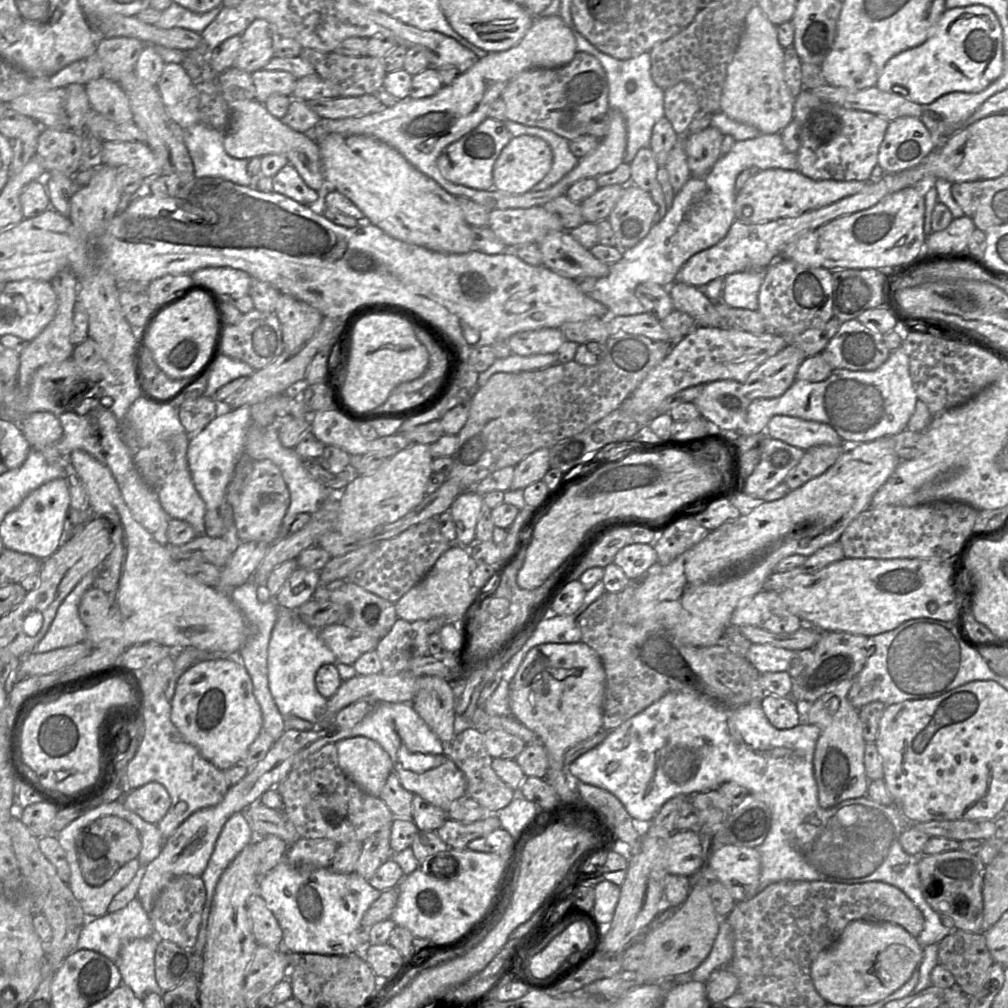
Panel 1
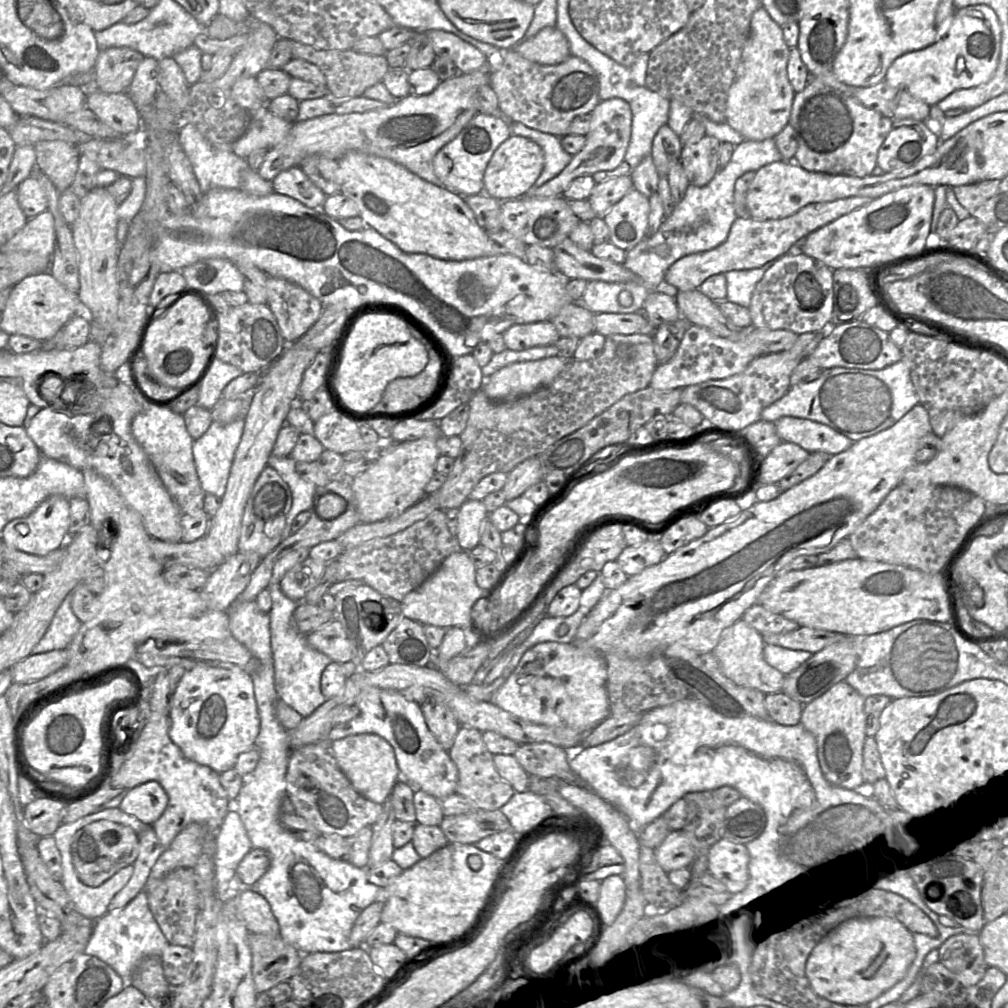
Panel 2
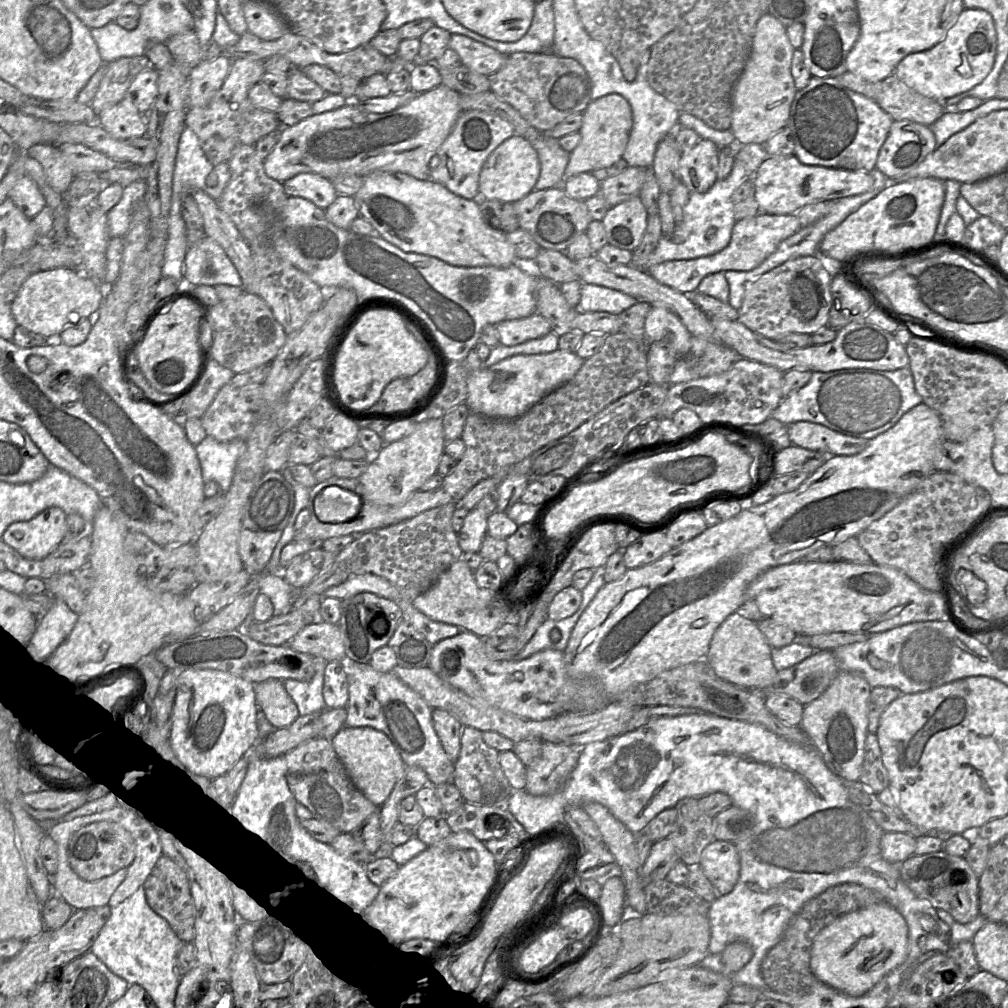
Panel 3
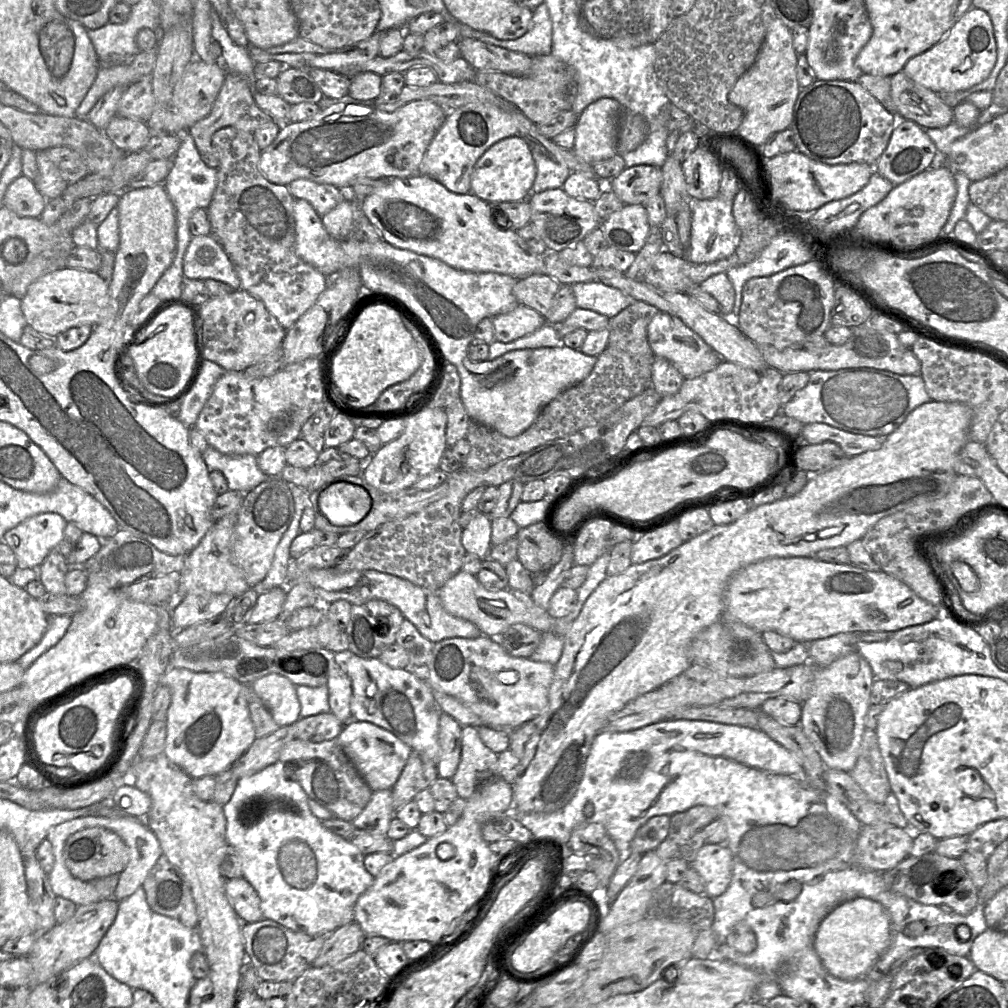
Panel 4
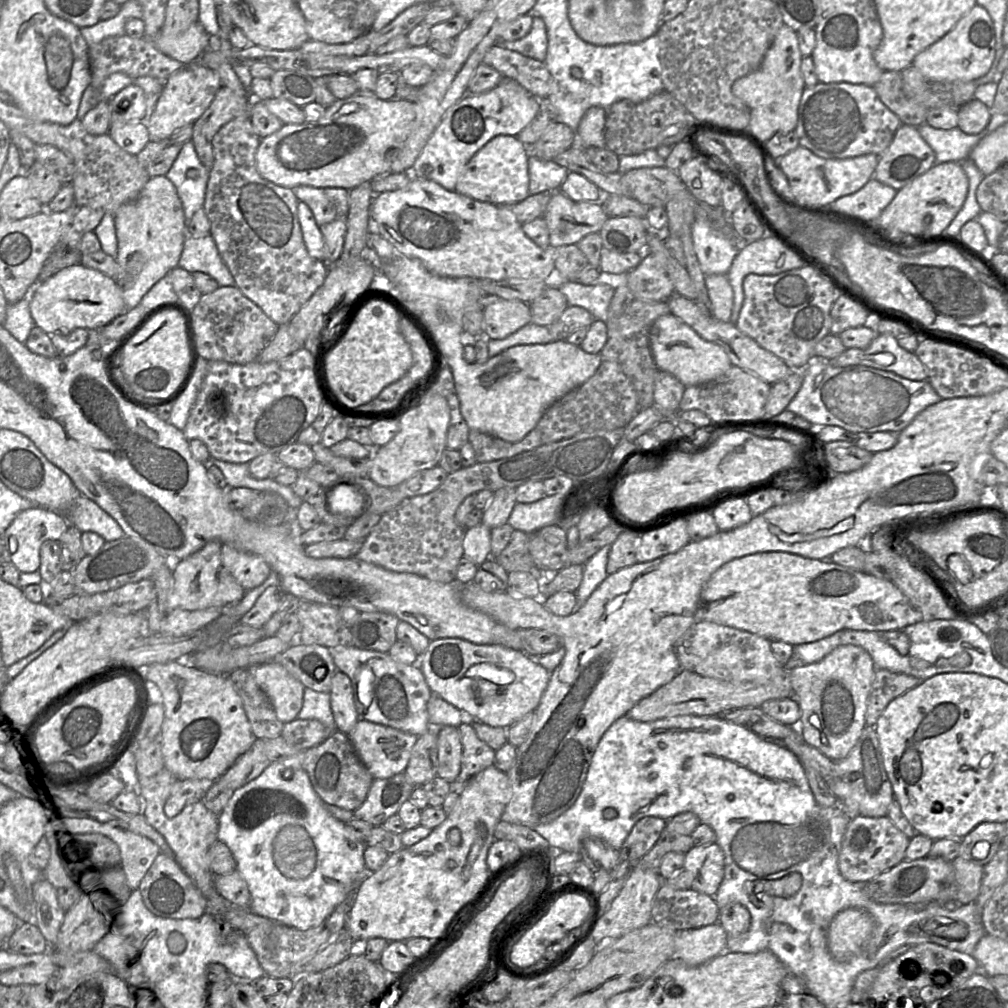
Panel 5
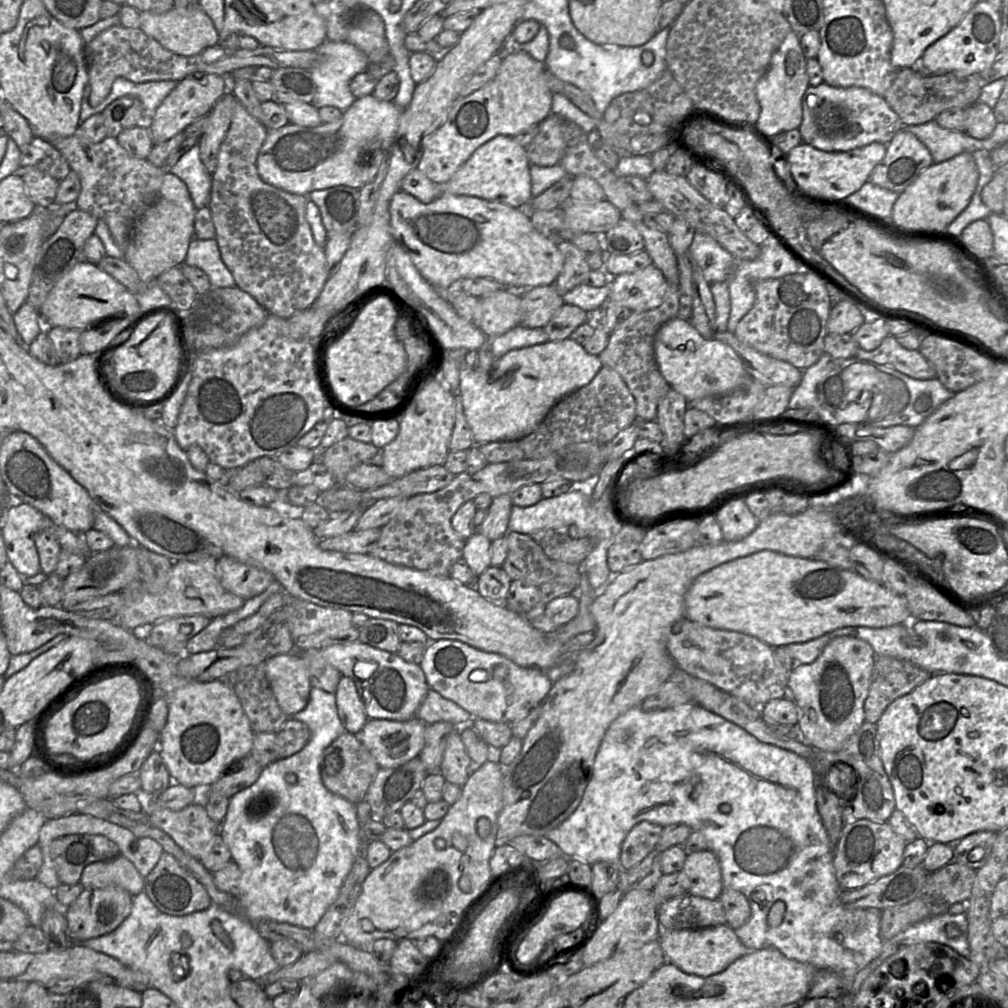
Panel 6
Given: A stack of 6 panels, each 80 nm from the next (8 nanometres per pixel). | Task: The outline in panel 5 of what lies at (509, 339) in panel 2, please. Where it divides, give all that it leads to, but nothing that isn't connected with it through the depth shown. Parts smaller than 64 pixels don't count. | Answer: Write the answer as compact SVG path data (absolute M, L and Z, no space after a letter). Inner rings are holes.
M496 296L484 299L483 334L486 339L504 339L531 323L531 309L520 300L506 300Z

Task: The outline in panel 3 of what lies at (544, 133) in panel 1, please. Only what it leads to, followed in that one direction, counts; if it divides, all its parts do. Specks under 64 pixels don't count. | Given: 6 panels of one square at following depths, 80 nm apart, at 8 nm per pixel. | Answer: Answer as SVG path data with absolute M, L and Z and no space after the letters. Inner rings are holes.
M544 133L536 139L527 139L538 153L541 171L534 191L562 187L570 155L561 148L558 139Z

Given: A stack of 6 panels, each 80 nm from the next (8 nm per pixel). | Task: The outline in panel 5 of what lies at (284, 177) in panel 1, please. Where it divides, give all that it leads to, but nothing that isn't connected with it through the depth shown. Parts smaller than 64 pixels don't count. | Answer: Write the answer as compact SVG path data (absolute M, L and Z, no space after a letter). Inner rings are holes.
M306 185L297 186L292 190L299 201L305 202L311 208L319 226L336 219L347 218L349 212L349 190L338 187L316 188Z

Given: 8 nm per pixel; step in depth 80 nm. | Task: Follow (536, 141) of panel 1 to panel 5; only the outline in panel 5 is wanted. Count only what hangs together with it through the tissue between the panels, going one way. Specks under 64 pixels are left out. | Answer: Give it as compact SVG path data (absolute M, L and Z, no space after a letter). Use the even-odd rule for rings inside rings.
M498 135L485 144L467 163L455 191L482 202L512 205L530 196L529 148L518 137Z

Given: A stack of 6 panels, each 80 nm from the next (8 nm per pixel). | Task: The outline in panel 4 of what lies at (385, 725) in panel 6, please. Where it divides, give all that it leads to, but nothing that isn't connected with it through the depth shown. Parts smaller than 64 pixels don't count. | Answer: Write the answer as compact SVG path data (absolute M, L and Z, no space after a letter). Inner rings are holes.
M350 720L337 737L342 749L372 791L392 789L412 749L388 730L370 722Z

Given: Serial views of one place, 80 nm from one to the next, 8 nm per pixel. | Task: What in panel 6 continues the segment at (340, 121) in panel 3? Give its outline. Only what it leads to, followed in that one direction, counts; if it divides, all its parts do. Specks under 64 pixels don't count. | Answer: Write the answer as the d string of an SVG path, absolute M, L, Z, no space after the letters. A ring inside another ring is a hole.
M373 94L356 98L352 105L334 121L316 127L288 123L271 130L259 150L256 166L260 177L268 184L293 194L308 195L315 190L345 185L360 189L371 182L390 158L392 145L403 110L393 101L377 99Z

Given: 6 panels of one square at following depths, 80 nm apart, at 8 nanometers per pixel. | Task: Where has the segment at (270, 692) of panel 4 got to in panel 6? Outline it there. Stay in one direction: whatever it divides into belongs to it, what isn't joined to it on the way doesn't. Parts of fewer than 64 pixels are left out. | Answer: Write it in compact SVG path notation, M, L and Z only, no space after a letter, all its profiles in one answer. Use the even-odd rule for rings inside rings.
M298 652L269 657L265 672L281 710L288 716L302 711L308 704L312 685L305 661Z

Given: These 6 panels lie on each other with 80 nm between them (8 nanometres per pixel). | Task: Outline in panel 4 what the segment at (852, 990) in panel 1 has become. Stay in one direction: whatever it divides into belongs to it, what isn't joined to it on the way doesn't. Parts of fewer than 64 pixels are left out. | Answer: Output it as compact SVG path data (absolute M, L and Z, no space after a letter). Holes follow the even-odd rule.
M857 898L835 907L821 922L814 947L822 964L833 976L850 980L865 976L890 946L892 927L884 906L872 899Z

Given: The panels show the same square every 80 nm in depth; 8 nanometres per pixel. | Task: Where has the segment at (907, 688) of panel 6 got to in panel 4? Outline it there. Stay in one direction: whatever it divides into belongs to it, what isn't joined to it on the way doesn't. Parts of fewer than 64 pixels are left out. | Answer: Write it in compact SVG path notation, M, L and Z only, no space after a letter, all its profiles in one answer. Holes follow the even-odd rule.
M874 678L868 712L866 714L866 728L873 731L876 730L878 716L887 703L910 688L911 687L907 683L899 680L881 680Z

